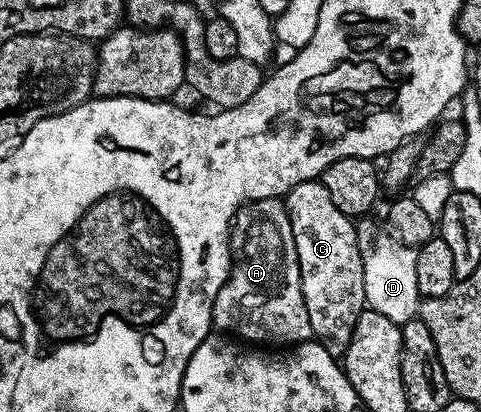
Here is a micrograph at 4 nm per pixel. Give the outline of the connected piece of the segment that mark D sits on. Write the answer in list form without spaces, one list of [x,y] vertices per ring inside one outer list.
[[[362,217],[356,223],[356,241],[360,249],[360,261],[364,265],[364,293],[366,307],[376,313],[384,313],[388,321],[407,323],[420,311],[420,296],[416,281],[416,251],[393,234],[389,226],[380,224],[374,217]]]

